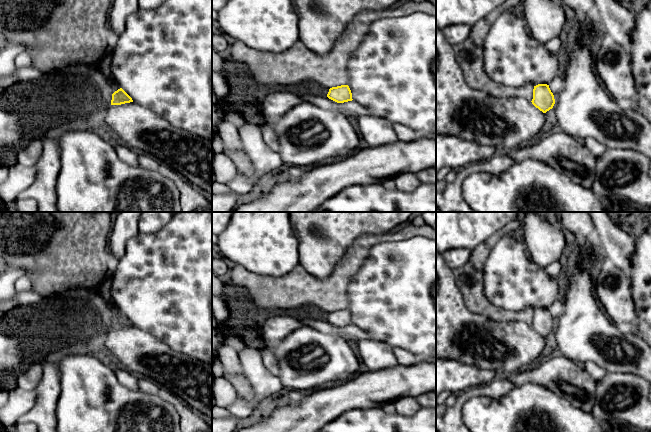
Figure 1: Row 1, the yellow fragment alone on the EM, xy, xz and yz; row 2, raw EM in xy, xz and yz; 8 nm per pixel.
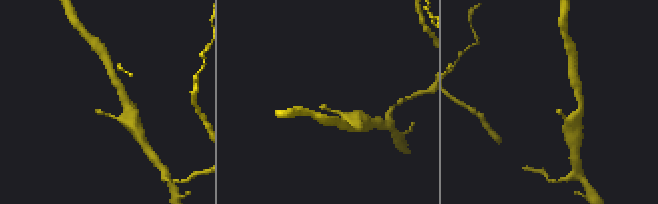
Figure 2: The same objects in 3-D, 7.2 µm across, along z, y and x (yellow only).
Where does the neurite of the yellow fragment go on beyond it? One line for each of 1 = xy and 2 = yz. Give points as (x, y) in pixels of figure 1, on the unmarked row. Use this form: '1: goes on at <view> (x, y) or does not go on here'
1: does not go on here
2: does not go on here

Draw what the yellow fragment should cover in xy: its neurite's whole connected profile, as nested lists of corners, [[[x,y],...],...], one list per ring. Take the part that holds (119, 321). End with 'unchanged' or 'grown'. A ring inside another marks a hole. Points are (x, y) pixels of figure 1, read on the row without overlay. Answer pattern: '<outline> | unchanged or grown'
[[[122,312],[112,318],[111,329],[121,329],[130,326],[133,326],[132,322]]] | unchanged

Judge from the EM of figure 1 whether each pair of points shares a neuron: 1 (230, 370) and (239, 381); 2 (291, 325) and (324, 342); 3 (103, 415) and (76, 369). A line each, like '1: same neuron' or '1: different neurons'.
1: same neuron
2: different neurons
3: same neuron

